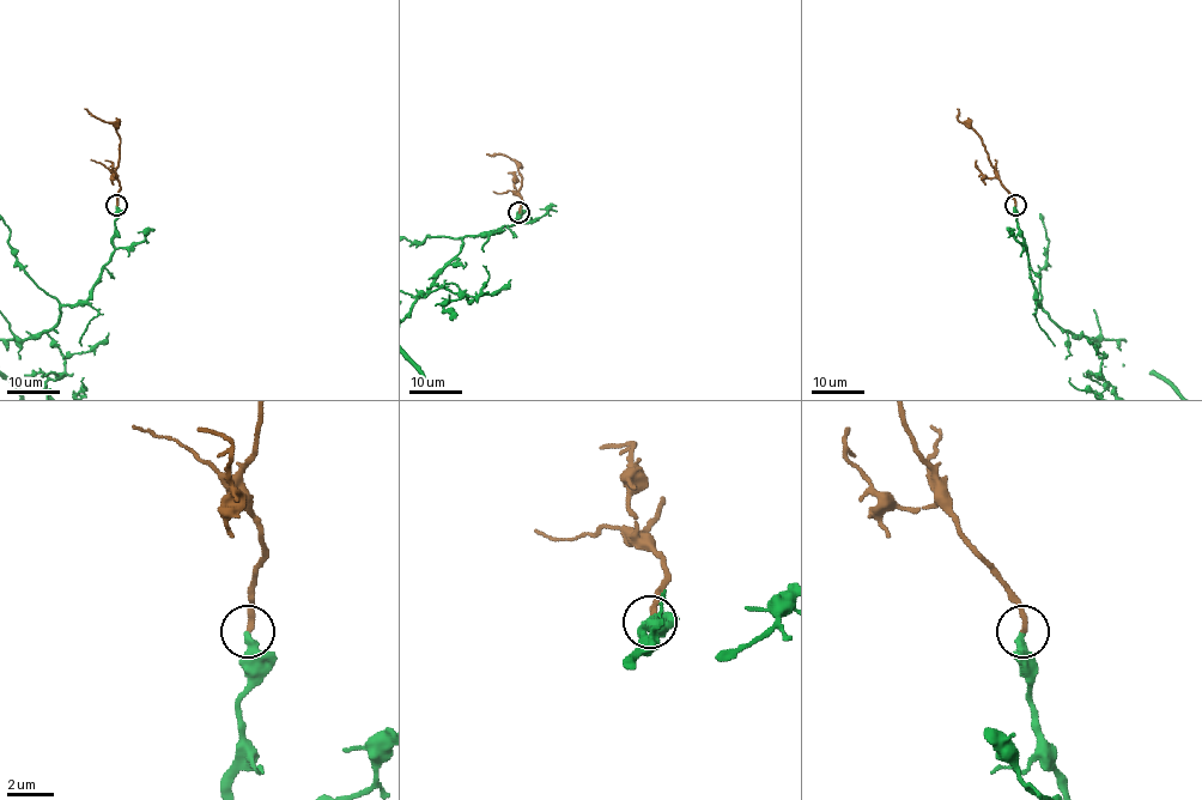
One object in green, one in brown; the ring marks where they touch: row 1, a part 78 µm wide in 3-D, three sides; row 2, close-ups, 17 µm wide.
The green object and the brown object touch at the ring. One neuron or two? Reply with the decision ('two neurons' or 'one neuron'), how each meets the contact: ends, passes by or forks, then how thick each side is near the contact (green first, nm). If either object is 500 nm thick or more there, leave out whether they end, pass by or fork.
one neuron | green ends | brown ends | 320/240 nm

